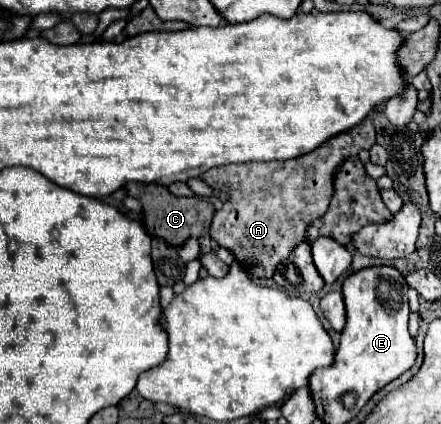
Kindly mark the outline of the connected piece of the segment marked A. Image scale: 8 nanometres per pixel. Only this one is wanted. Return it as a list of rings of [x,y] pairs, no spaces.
[[[369,115],[359,125],[343,131],[307,155],[291,161],[239,163],[209,169],[201,175],[217,191],[227,191],[231,199],[215,213],[211,237],[219,247],[229,249],[237,261],[247,265],[253,279],[273,279],[277,265],[287,259],[295,245],[307,241],[307,225],[321,217],[333,195],[335,169],[349,157],[375,145],[375,125]]]

